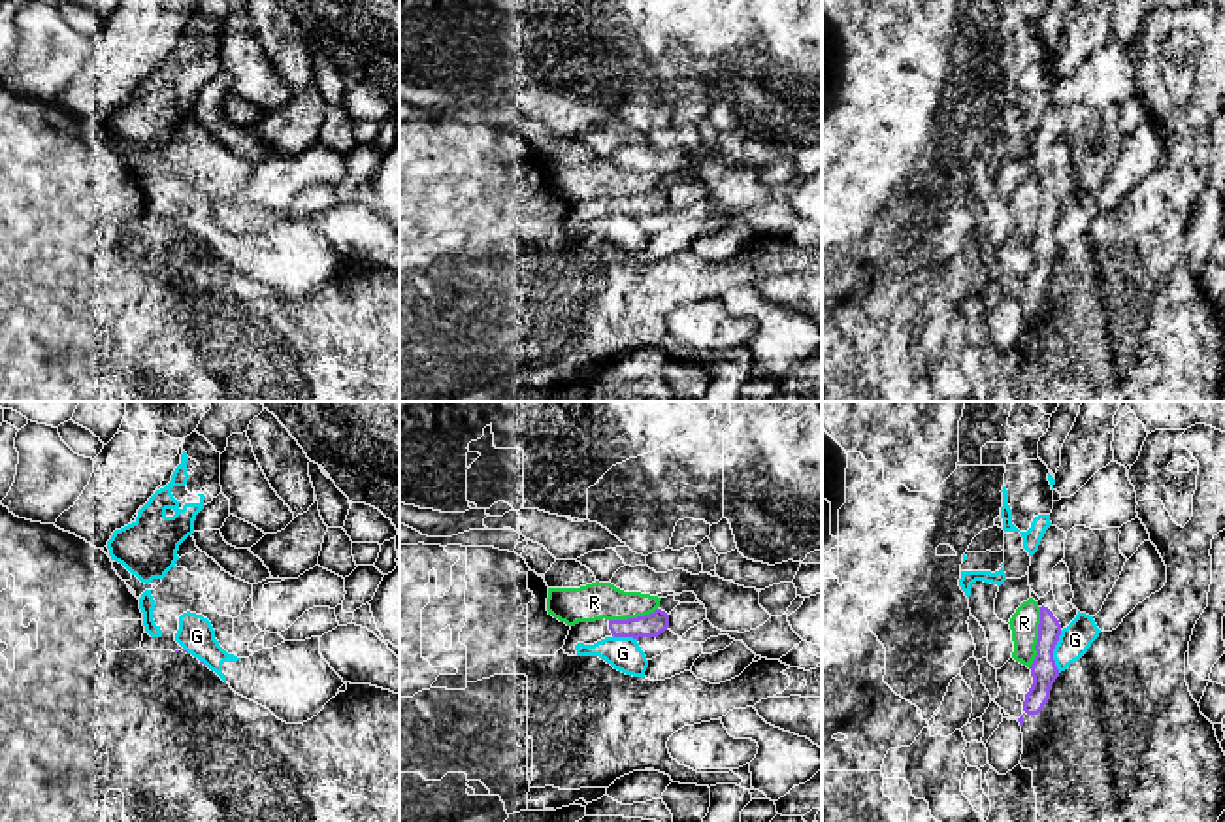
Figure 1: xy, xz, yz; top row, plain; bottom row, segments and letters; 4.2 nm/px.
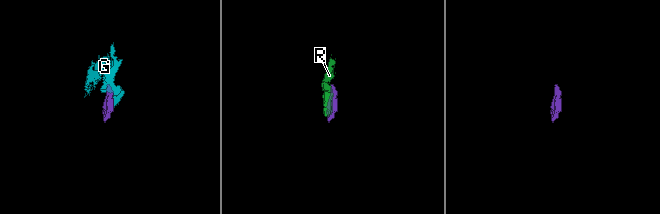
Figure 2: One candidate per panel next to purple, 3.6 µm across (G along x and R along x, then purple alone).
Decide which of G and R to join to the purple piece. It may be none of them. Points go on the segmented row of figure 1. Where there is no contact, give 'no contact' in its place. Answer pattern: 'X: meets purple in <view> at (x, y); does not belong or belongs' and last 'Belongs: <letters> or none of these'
G: meets purple in yz at (1052, 651); belongs
R: meets purple in yz at (1039, 638); does not belong
Belongs: G

